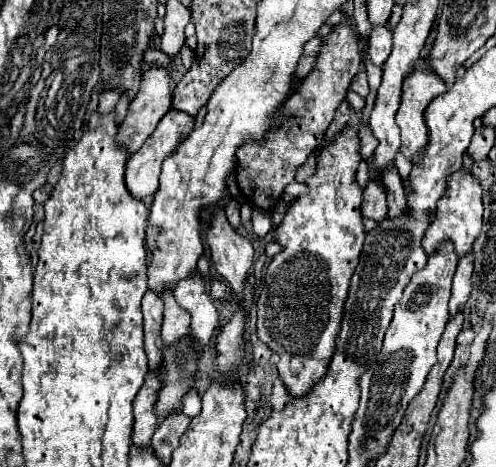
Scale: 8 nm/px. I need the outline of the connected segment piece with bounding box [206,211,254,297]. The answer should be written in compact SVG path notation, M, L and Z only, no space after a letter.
M222 211L214 213L212 227L206 233L206 239L216 271L226 279L232 293L242 297L246 273L254 263L254 249L250 241L230 227Z

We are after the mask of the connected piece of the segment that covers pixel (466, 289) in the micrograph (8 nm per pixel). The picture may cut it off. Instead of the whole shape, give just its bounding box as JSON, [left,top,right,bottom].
[450,255,472,317]

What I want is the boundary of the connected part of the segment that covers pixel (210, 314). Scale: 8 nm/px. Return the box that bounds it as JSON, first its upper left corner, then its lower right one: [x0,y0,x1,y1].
[174,271,218,347]

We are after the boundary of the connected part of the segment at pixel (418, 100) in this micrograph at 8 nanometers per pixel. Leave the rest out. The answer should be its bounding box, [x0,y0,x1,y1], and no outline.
[396,59,446,161]

